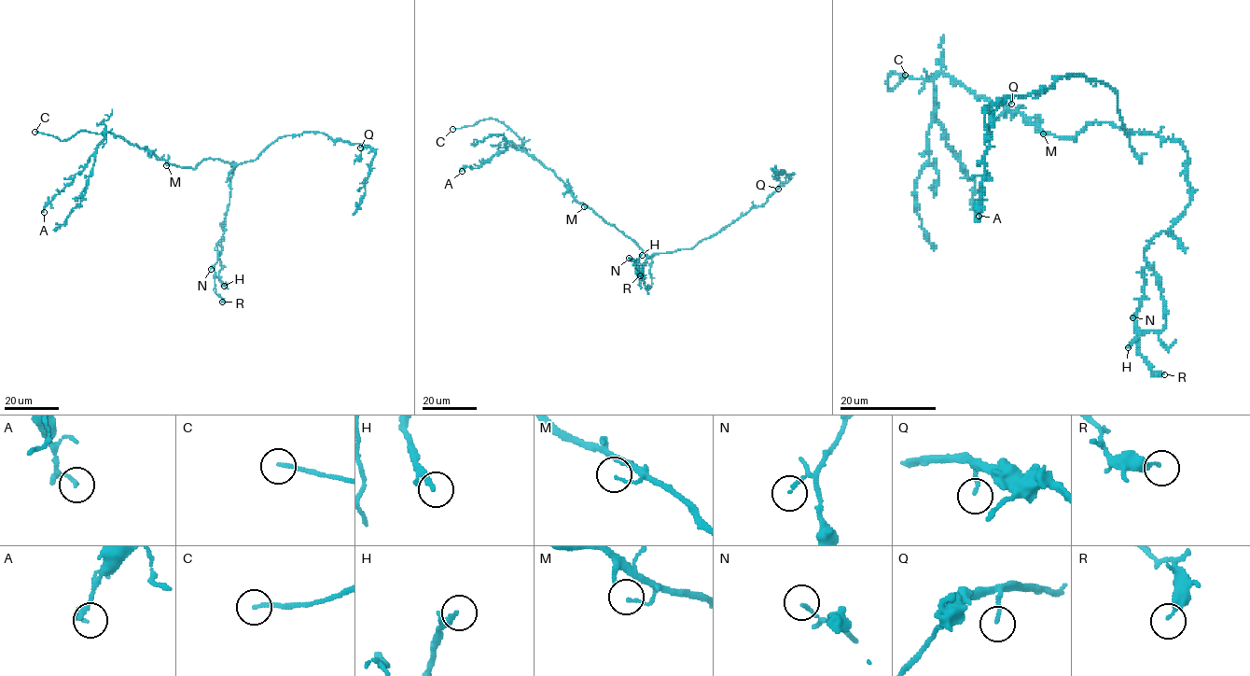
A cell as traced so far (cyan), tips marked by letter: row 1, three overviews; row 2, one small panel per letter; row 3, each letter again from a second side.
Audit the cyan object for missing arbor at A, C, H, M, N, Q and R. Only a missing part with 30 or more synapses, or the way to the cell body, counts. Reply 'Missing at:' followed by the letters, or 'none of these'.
Missing at: C

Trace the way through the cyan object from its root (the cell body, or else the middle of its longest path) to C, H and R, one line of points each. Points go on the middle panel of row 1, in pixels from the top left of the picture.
C: (634, 242), (579, 204), (564, 183), (534, 160), (523, 148), (522, 141), (504, 123), (486, 119), (452, 129)
H: (634, 242), (651, 259), (651, 287), (647, 290), (642, 264), (636, 274), (640, 275), (636, 275), (642, 255)
R: (634, 242), (651, 259), (651, 287), (647, 290), (643, 280), (643, 265), (631, 260), (640, 269), (640, 275)

